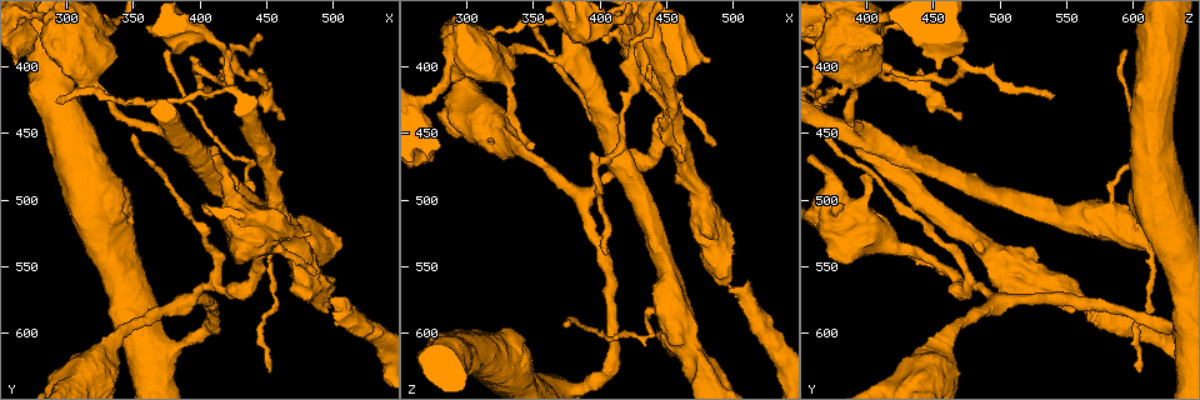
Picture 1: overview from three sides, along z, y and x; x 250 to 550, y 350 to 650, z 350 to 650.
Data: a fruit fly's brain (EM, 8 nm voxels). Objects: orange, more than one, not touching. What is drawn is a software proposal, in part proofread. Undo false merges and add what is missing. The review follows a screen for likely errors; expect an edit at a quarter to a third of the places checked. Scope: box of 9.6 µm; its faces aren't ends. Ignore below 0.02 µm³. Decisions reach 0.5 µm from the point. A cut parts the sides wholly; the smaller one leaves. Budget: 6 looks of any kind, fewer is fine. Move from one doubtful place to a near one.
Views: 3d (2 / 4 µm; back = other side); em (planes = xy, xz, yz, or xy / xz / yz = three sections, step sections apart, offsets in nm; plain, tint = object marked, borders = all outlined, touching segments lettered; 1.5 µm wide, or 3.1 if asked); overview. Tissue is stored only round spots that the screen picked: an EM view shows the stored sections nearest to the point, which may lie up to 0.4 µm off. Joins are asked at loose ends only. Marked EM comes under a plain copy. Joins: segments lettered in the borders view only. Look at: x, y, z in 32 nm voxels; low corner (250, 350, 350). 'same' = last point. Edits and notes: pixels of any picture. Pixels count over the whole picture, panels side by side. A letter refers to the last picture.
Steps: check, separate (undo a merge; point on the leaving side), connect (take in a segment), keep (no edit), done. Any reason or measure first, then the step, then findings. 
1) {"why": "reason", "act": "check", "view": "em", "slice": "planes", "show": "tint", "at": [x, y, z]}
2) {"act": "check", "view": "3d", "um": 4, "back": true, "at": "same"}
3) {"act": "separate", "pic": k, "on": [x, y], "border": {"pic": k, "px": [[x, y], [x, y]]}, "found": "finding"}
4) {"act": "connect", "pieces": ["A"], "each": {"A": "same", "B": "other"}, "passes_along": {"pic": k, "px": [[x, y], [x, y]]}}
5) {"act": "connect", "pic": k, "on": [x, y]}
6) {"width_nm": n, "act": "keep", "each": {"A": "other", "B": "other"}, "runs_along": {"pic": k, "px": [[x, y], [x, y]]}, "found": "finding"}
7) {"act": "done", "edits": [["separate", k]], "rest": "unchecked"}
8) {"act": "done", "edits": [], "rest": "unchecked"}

{"why": "free end", "act": "check", "view": "em", "slice": "planes", "show": "borders", "at": [404, 422, 544]}

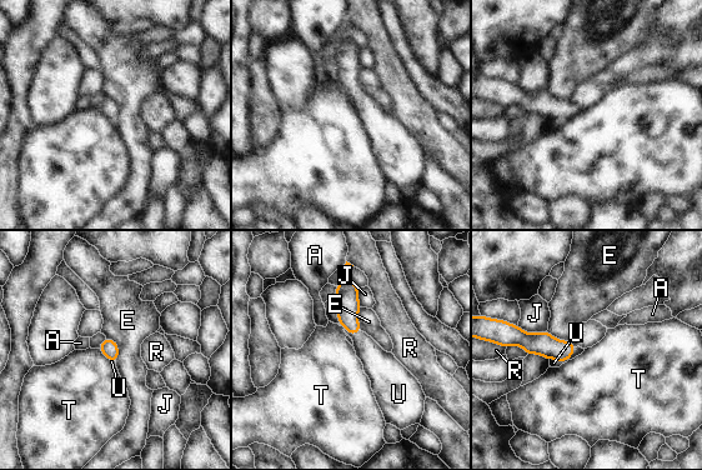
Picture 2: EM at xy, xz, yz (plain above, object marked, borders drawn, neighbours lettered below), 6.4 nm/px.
{"act": "connect", "pieces": ["U"], "each": {"A": "other", "E": "other", "J": "other", "R": "other", "T": "other", "U": "same"}, "passes_along": {"pic": 2, "px": [[542, 343], [565, 360], [553, 363]]}, "found": "it goes on there"}

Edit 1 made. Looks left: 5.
{"act": "check", "view": "overview"}

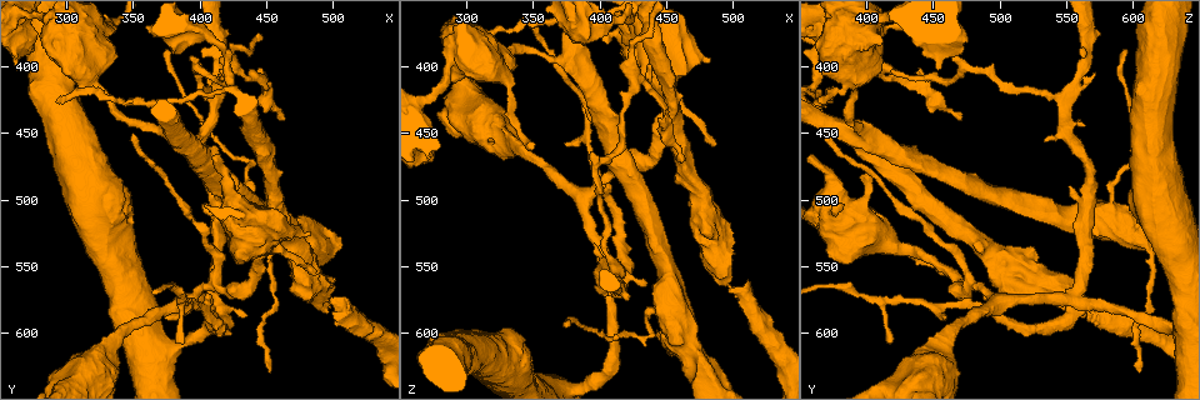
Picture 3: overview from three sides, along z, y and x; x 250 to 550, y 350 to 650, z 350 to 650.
{"why": "calibre changes", "act": "check", "view": "3d", "um": 4, "at": [452, 532, 610]}

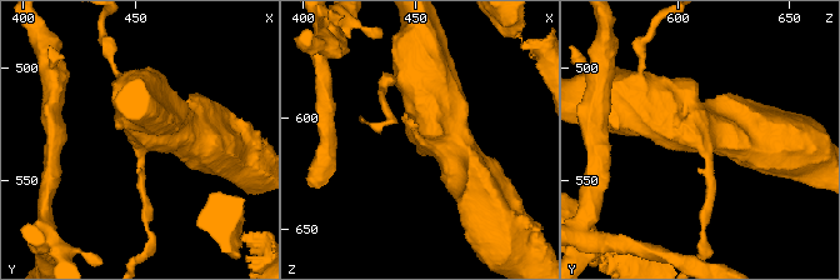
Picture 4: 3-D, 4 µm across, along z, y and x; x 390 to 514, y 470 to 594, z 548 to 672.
{"why": "need the tissue", "act": "check", "view": "em", "slice": "yz", "step": 8, "show": "borders", "at": [454, 534, 611]}

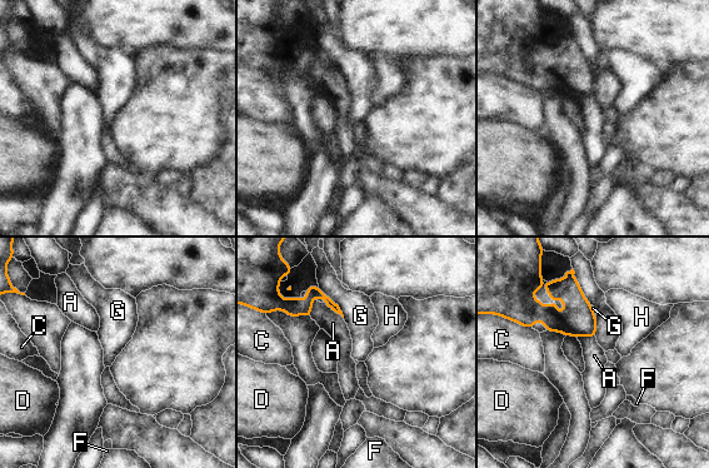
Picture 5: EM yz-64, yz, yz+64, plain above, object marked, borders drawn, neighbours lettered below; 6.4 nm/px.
{"longest_contact_nm": ["G", 260], "act": "keep", "each": {"A": "other", "C": "other", "D": "other", "F": "other", "G": "other", "H": "other"}, "border": {"pic": 5, "px": [[517, 322], [532, 328]]}, "found": "continuous, no second cell"}

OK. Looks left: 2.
{"why": "tapers out", "act": "check", "view": "em", "slice": "planes", "show": "borders", "at": [486, 558, 460]}

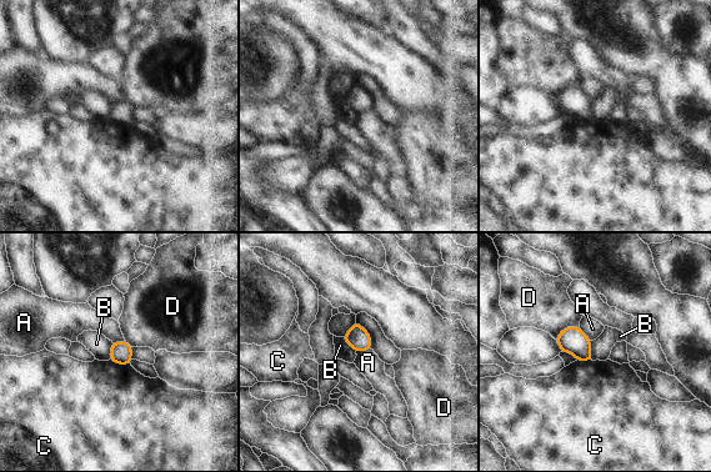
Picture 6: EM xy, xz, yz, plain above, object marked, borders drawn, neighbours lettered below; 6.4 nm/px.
{"act": "keep", "each": {"A": "other", "B": "other", "C": "other", "D": "other"}, "border": {"pic": 6, "px": [[109, 360], [116, 363], [130, 365]]}, "found": "none of them fits"}

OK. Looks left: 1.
{"act": "done", "edits": [["connect", 2]], "rest": "unchecked"}

